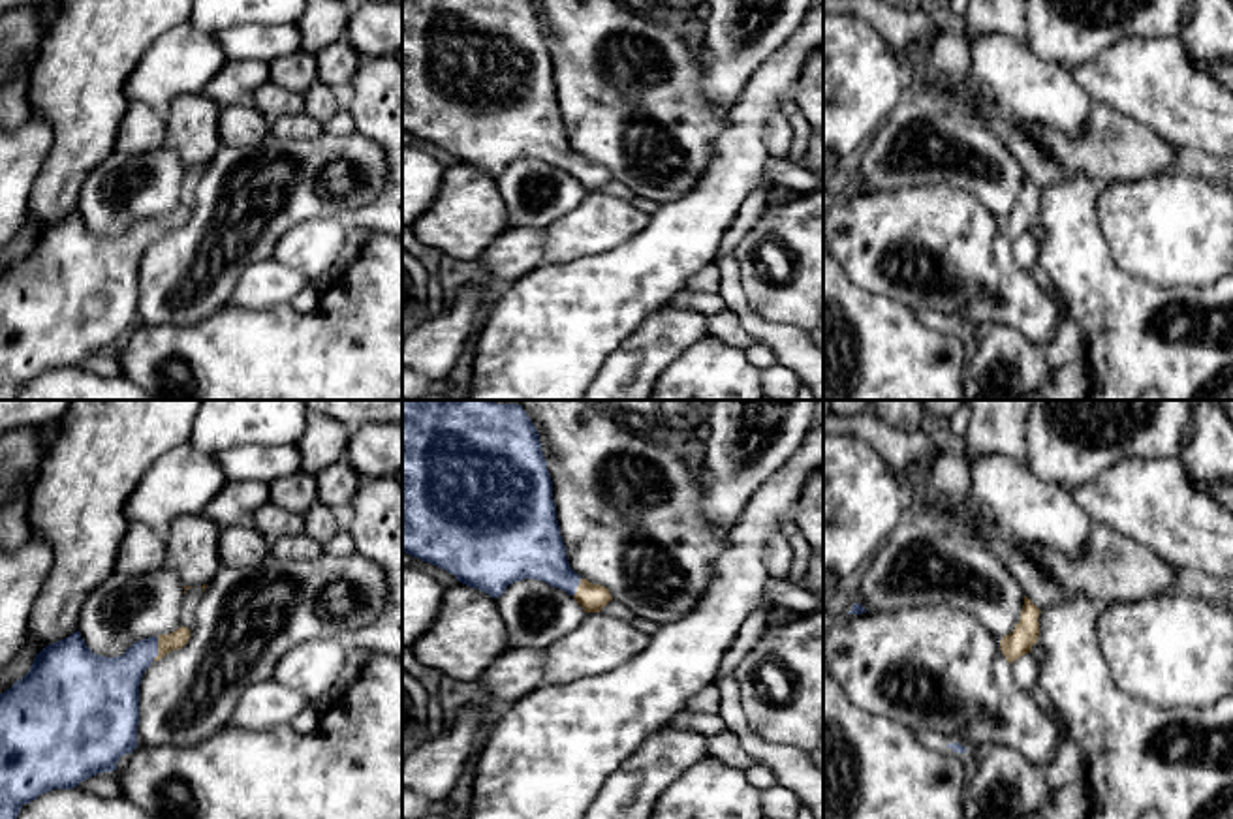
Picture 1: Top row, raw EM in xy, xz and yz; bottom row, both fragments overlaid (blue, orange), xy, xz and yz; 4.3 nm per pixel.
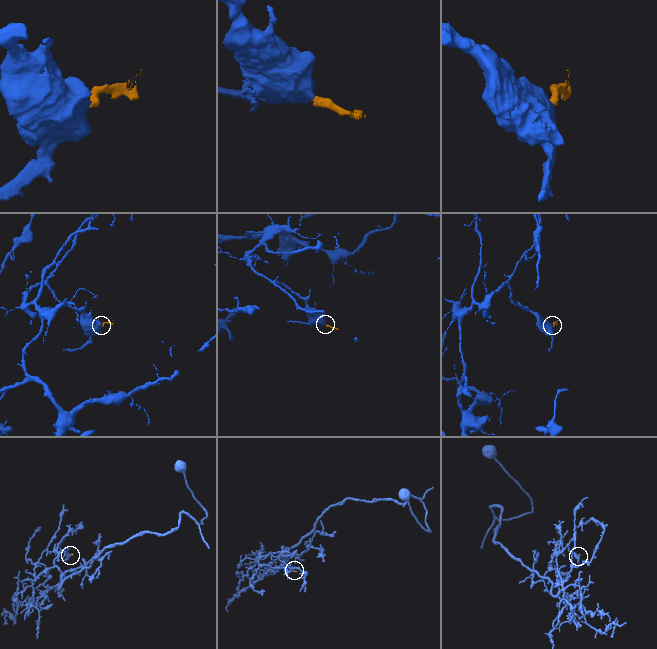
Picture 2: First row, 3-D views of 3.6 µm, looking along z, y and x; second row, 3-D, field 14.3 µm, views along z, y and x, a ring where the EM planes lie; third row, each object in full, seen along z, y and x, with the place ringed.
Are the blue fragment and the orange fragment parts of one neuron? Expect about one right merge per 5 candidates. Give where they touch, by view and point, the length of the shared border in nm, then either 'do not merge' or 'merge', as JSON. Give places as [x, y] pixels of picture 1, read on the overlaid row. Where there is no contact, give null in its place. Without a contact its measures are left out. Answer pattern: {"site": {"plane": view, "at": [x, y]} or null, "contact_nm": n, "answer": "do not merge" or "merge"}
{"site": {"plane": "xy", "at": [156, 649]}, "contact_nm": 110, "answer": "merge"}

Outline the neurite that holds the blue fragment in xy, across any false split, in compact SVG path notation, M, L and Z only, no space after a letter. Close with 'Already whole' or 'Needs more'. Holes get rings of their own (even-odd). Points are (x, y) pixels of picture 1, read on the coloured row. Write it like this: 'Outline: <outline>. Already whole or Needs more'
Outline: M188 627L133 642L122 656L94 654L81 633L45 646L36 654L30 671L0 693L0 819L17 819L21 808L53 789L73 789L81 781L117 770L122 755L137 748L139 684L152 661L182 648L190 639Z. Needs more

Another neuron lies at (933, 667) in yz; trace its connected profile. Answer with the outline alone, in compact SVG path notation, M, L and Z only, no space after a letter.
M925 605L848 614L823 633L823 661L857 708L887 716L913 733L934 731L947 744L977 753L1004 744L1032 763L1049 766L1054 761L1060 738L1053 719L1017 686L998 637L968 612Z

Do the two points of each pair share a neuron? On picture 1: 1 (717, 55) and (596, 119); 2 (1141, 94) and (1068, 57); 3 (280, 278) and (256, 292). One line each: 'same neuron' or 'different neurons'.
1: different neurons
2: different neurons
3: same neuron

